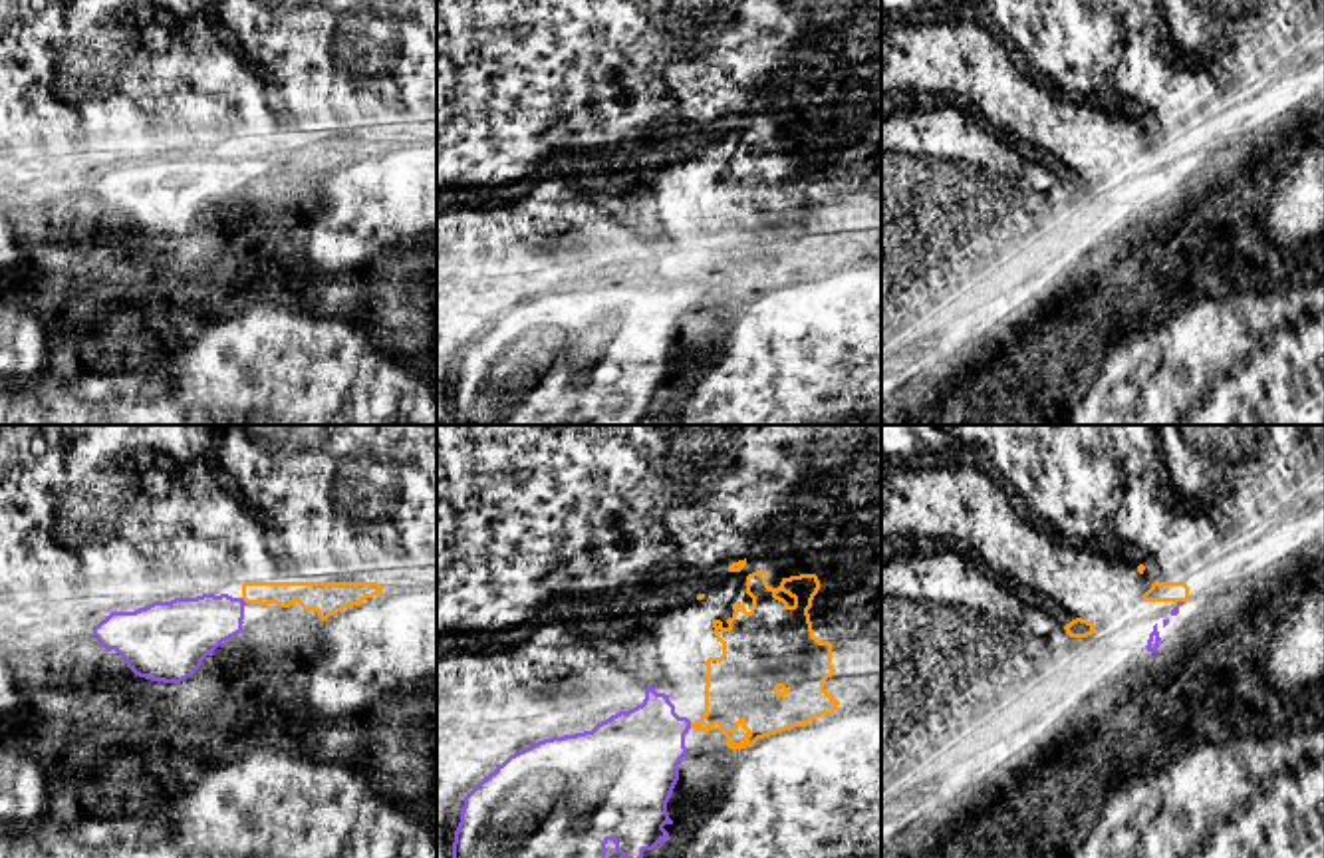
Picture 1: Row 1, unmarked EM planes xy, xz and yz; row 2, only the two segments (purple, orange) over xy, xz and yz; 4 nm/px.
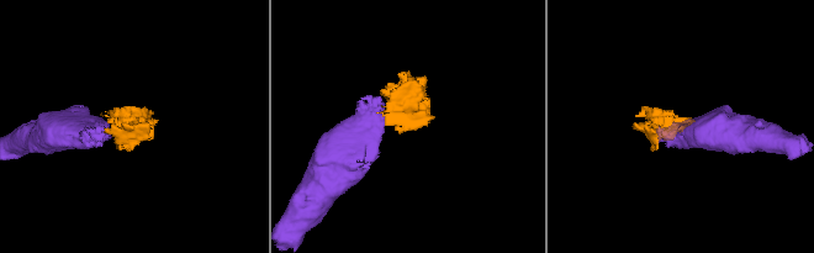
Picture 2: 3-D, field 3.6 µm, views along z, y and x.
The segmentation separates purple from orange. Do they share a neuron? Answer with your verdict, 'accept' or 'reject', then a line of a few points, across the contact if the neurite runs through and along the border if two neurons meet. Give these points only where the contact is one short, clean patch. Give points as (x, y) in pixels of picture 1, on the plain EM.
accept; line xy (189, 183), (219, 173), (243, 155), (251, 149), (284, 149)

